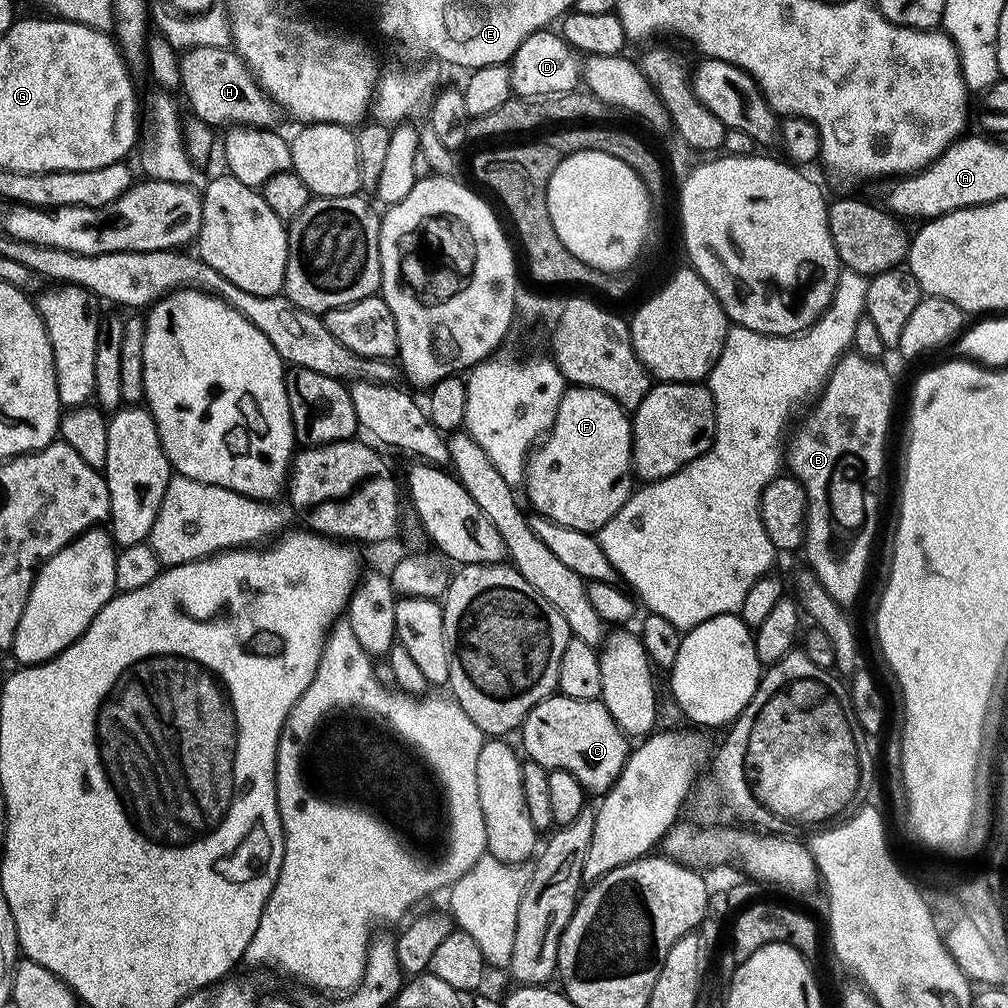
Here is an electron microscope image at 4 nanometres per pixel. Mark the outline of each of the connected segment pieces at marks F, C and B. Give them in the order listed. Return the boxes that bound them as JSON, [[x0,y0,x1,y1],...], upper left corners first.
[[524,386,632,534],[518,694,630,794],[786,350,892,606]]

